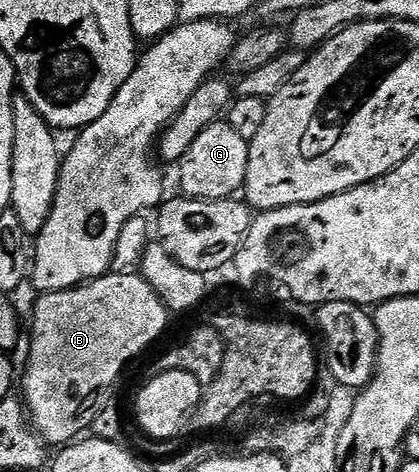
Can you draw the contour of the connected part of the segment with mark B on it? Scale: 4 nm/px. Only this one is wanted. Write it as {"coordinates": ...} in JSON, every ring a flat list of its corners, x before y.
{"coordinates":[[115,270,77,288,42,293,35,303,35,313,29,318,31,353,27,356,27,373,21,376,21,399,39,439,51,446,66,446,82,437,97,414,108,407,110,400,107,399,127,363,137,359,166,330,167,319,169,313,163,299,139,274,130,276,127,272]]}

